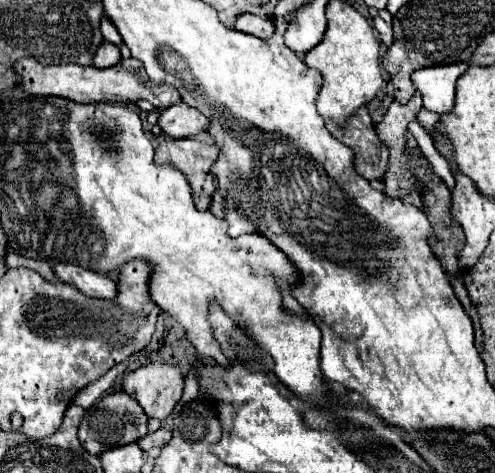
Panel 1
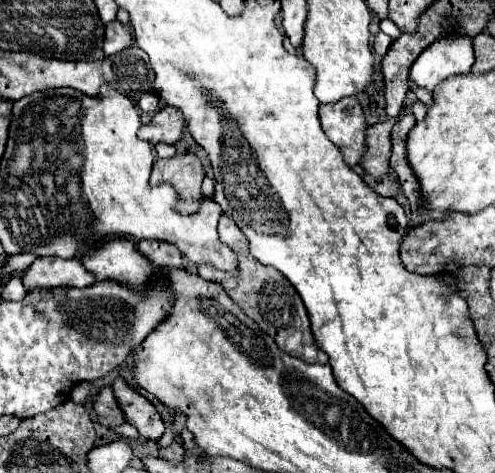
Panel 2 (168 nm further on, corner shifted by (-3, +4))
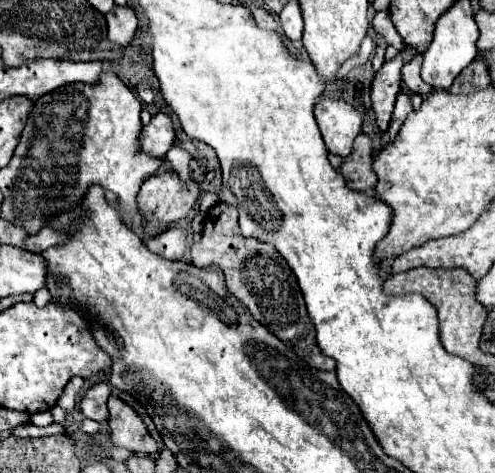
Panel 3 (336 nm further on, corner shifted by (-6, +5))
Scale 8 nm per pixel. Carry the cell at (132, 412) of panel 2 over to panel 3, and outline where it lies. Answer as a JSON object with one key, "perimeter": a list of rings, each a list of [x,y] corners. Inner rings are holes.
{"perimeter":[[[118,397],[108,399],[108,431],[110,431],[110,441],[118,447],[128,449],[134,455],[142,457],[152,457],[158,453],[156,441],[150,437],[146,425],[142,419]]]}

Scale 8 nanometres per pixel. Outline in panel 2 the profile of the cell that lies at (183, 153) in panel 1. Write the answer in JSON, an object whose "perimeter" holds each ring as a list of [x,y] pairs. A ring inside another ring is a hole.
{"perimeter":[[[191,152],[175,154],[171,158],[159,158],[153,164],[151,172],[151,184],[165,180],[175,186],[175,190],[179,192],[179,210],[185,214],[195,214],[201,208],[203,178],[205,170],[201,158]]]}

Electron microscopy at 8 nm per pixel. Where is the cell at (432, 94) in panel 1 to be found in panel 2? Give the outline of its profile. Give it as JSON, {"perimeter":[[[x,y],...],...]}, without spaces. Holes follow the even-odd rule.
{"perimeter":[[[439,40],[423,50],[423,56],[411,66],[409,78],[415,86],[433,92],[445,78],[465,74],[475,62],[471,40]]]}

